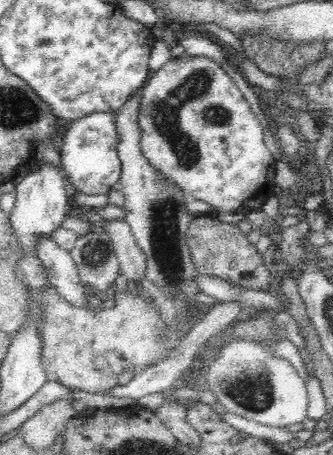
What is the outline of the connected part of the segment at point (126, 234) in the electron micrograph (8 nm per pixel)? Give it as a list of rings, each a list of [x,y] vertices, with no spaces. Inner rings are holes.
[[[113,218],[104,220],[102,227],[112,239],[122,276],[126,276],[131,285],[137,285],[146,276],[147,256],[138,246],[131,226],[124,218]]]

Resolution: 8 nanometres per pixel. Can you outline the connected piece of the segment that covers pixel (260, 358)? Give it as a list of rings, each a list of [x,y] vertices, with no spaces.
[[[252,342],[228,343],[221,355],[205,368],[204,381],[229,412],[285,430],[308,418],[308,388],[288,360],[276,357],[270,347]]]

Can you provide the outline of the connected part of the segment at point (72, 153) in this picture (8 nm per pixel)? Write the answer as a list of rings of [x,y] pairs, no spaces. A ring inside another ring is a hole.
[[[95,112],[73,120],[59,152],[61,168],[75,192],[87,195],[107,194],[120,180],[121,160],[117,151],[118,133],[113,112]]]

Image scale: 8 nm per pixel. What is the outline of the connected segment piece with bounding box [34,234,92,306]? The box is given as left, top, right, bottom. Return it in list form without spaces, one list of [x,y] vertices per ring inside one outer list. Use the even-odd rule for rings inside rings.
[[[40,234],[34,247],[36,247],[38,259],[42,261],[47,270],[49,282],[58,288],[58,291],[62,294],[62,298],[69,301],[70,304],[76,304],[76,306],[88,306],[86,294],[92,294],[92,292],[90,289],[86,290],[84,288],[87,285],[79,277],[78,267],[71,253],[64,250],[64,248],[60,248],[52,234]]]

